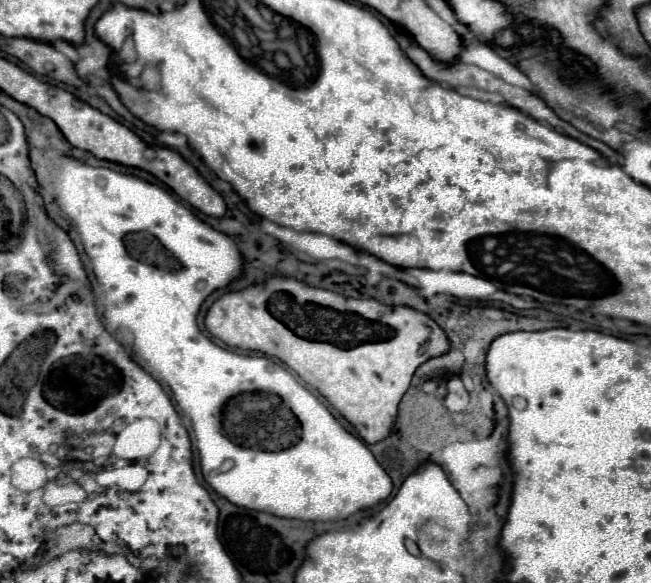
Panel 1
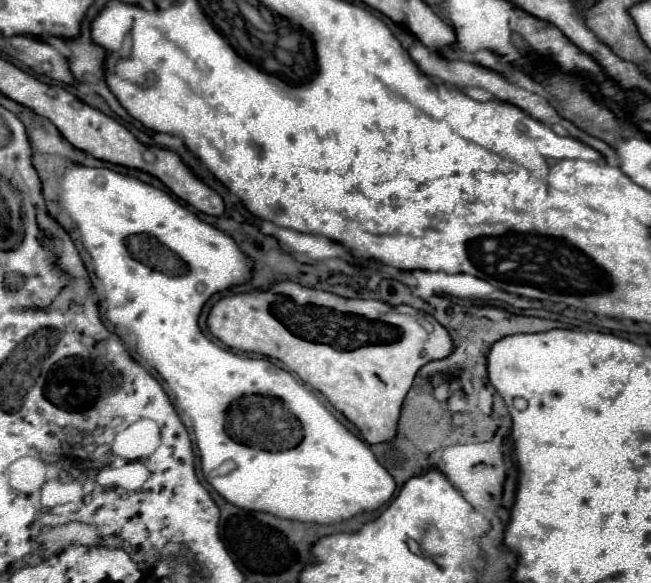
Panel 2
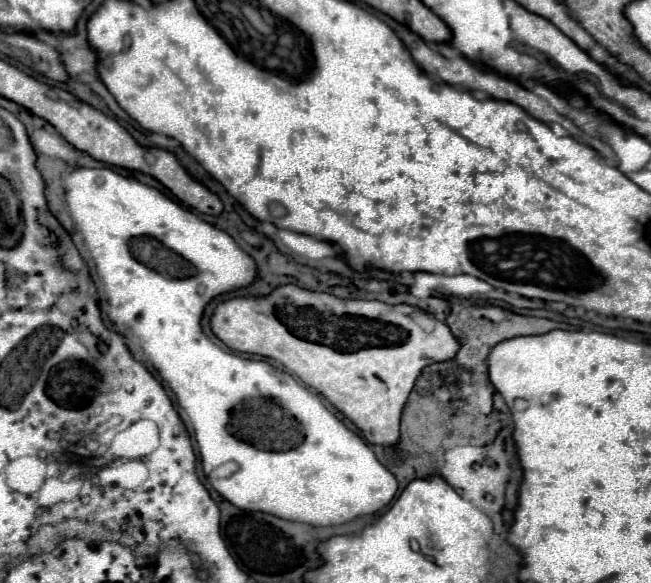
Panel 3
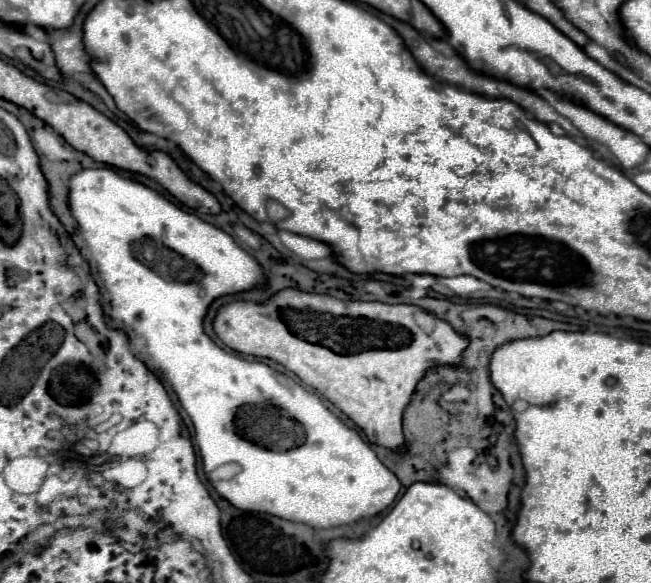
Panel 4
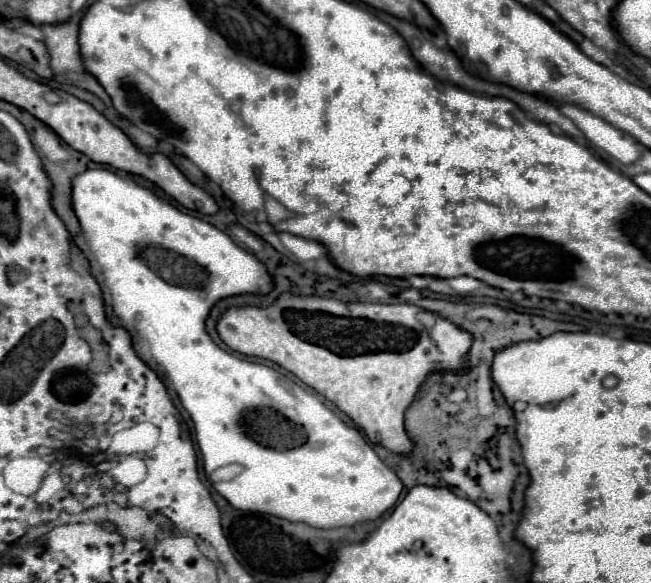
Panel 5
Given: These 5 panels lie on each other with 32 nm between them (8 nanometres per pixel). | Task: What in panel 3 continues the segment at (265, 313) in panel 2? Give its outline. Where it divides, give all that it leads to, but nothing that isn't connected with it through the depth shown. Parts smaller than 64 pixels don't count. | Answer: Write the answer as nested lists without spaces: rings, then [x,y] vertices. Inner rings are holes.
[[[288,284],[260,300],[230,298],[218,304],[210,324],[212,332],[228,348],[278,360],[288,372],[296,374],[306,386],[320,392],[332,406],[350,418],[370,444],[394,446],[400,442],[402,408],[422,370],[432,362],[454,360],[462,348],[462,342],[444,322],[428,316],[432,320],[430,330],[418,322],[418,316],[420,310],[408,304],[390,306],[378,300],[340,300],[332,294],[310,292]]]

